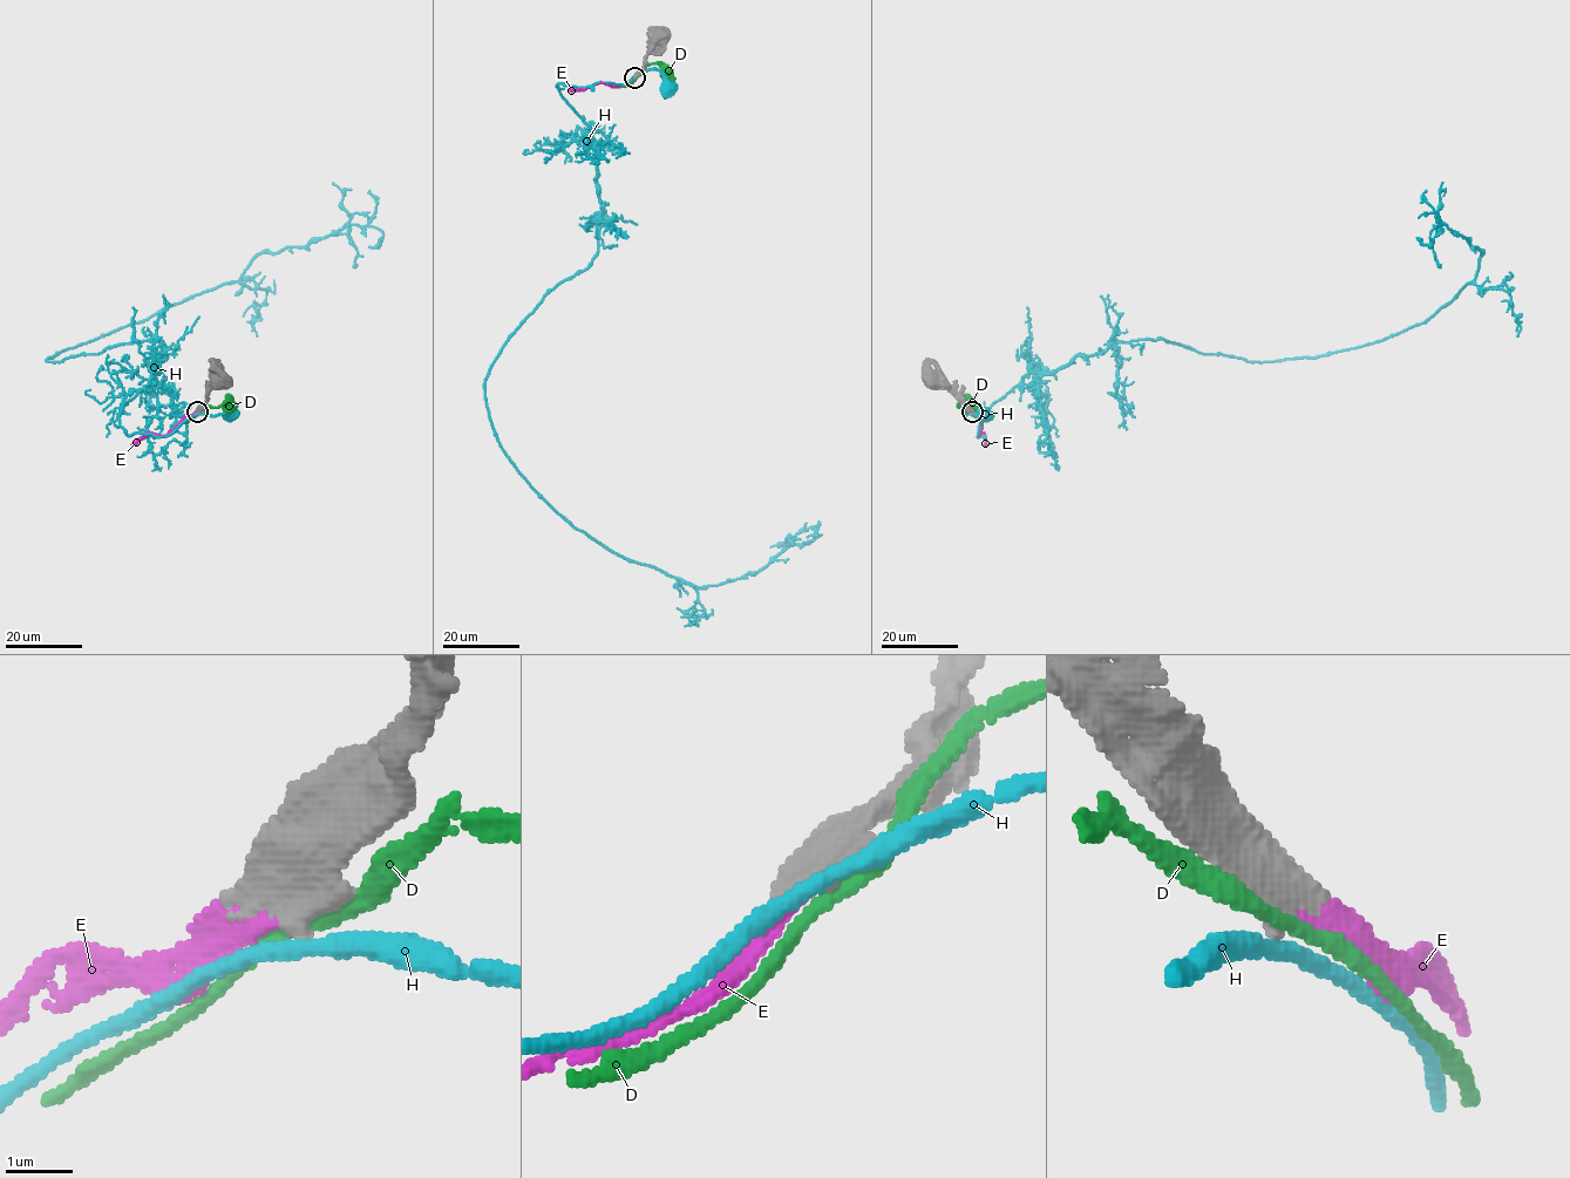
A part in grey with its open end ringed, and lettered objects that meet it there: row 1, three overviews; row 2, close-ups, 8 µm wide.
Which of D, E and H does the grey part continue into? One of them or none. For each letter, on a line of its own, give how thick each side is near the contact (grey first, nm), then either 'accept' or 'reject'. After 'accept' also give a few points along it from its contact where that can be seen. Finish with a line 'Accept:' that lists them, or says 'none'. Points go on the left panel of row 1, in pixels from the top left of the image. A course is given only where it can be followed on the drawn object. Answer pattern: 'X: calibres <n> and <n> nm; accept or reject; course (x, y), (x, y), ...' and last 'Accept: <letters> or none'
D: calibres 480 and 240 nm; reject
E: calibres 420 and 280 nm; accept; course (197, 412), (168, 434), (149, 433), (130, 444)
H: calibres 360 and 260 nm; reject
Accept: E

